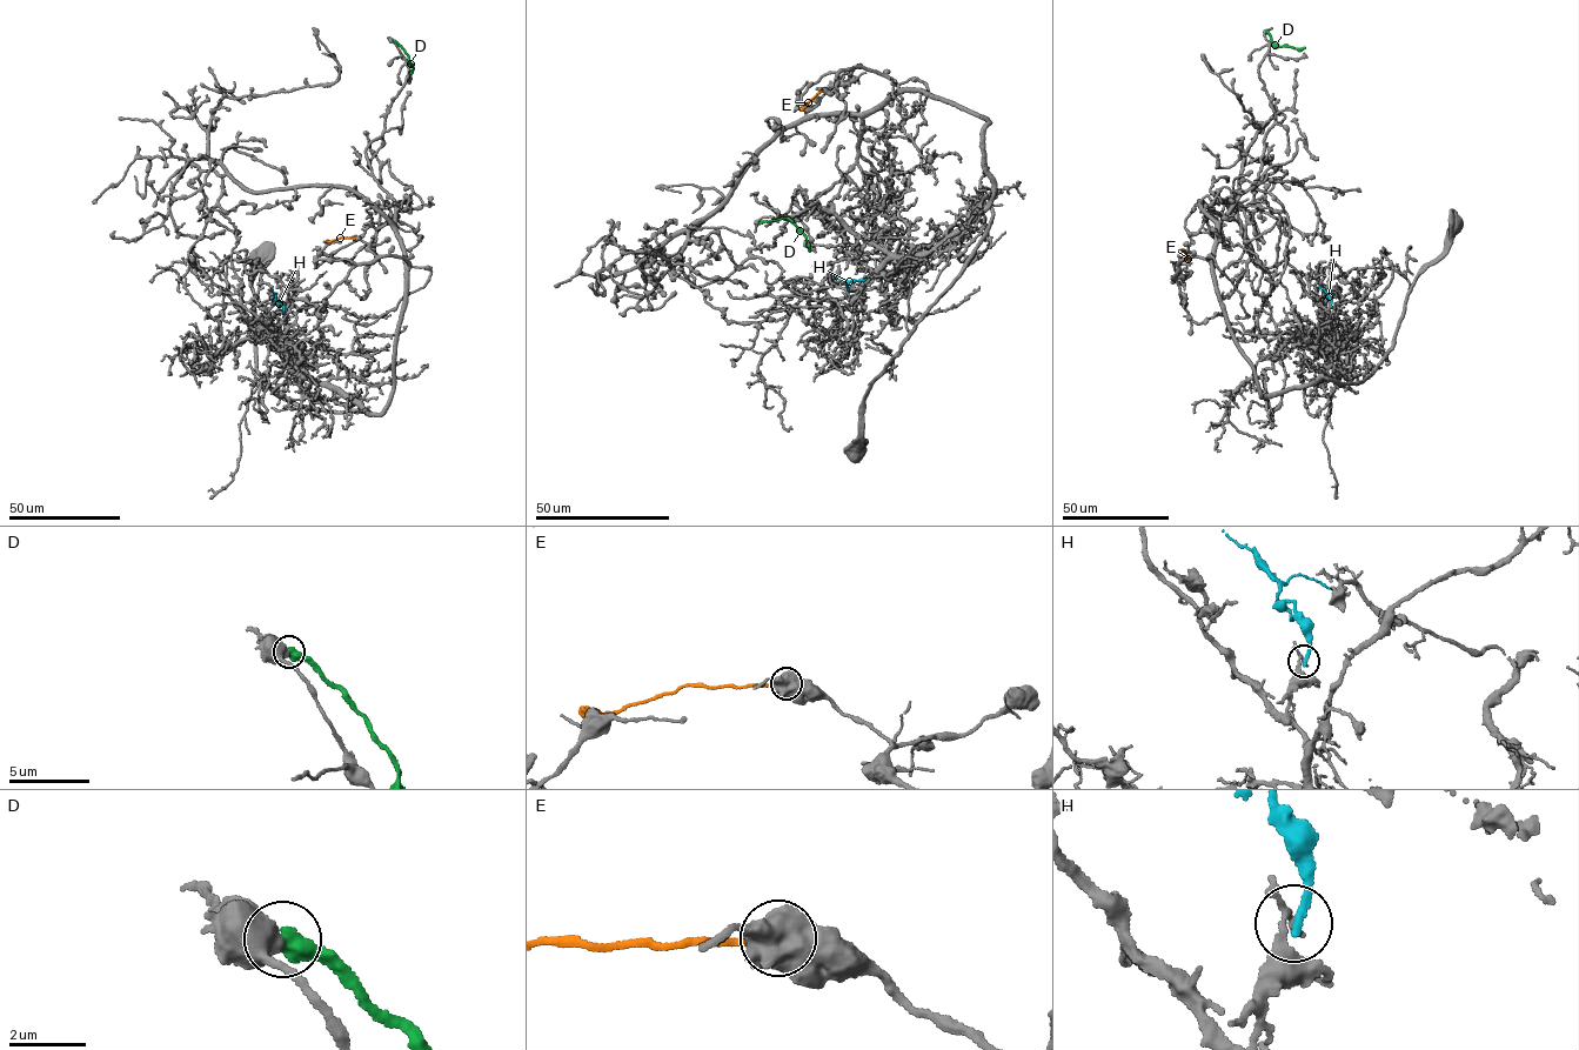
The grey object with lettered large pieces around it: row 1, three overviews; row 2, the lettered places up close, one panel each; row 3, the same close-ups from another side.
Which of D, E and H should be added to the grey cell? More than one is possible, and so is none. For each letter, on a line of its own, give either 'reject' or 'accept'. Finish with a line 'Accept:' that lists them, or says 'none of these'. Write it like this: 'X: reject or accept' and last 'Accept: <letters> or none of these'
D: reject
E: reject
H: reject
Accept: none of these

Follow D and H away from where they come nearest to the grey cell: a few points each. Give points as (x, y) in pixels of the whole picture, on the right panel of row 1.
D: (1266, 32), (1279, 46), (1305, 47)
H: (1330, 305), (1327, 293), (1318, 286)

